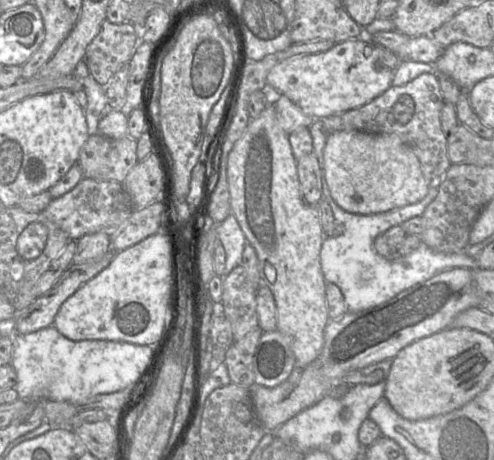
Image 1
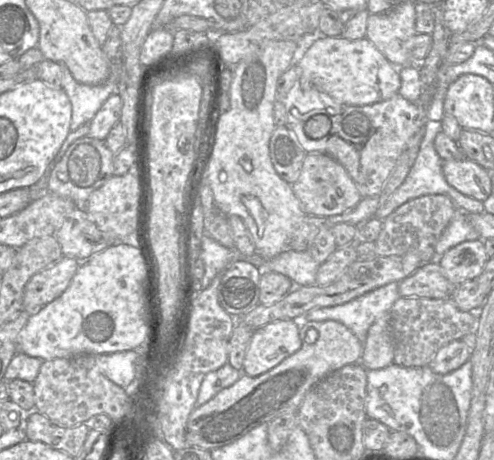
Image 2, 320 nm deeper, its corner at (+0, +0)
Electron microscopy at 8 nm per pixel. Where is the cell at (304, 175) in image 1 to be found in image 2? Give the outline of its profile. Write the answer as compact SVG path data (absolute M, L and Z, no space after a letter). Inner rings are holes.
M277 126L270 138L269 151L279 176L289 184L296 182L307 153L301 147L295 133L286 126Z

